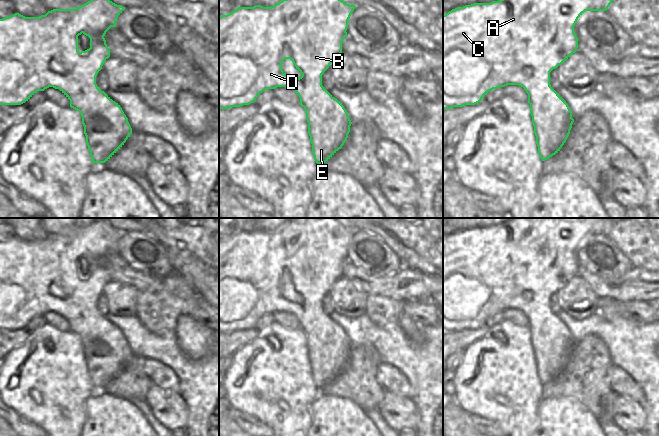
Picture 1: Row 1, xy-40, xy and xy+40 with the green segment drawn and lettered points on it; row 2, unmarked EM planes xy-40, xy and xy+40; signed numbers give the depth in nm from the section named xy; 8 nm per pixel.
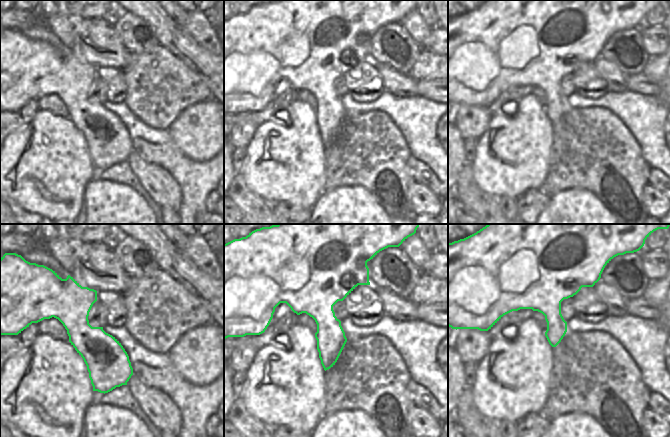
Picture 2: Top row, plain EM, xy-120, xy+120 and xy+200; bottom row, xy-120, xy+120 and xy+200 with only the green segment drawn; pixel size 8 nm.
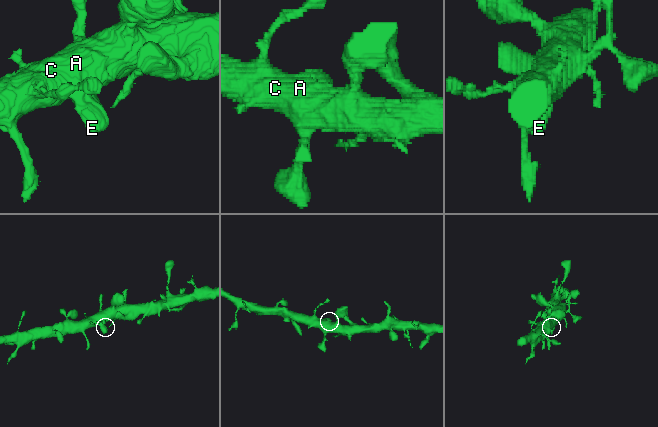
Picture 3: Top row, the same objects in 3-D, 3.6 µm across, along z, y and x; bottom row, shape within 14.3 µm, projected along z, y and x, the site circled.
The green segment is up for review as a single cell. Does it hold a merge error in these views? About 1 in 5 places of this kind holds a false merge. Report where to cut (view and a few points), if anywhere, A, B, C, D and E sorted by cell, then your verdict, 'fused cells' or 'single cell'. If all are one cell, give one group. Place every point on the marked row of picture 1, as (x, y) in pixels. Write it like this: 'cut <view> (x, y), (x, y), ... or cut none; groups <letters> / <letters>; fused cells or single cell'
cut none; groups A B C D E; single cell

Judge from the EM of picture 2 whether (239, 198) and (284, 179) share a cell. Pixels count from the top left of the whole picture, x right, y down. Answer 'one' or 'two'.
two

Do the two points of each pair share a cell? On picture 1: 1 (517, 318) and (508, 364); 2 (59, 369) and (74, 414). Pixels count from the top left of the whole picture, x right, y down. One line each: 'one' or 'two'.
1: two
2: one

